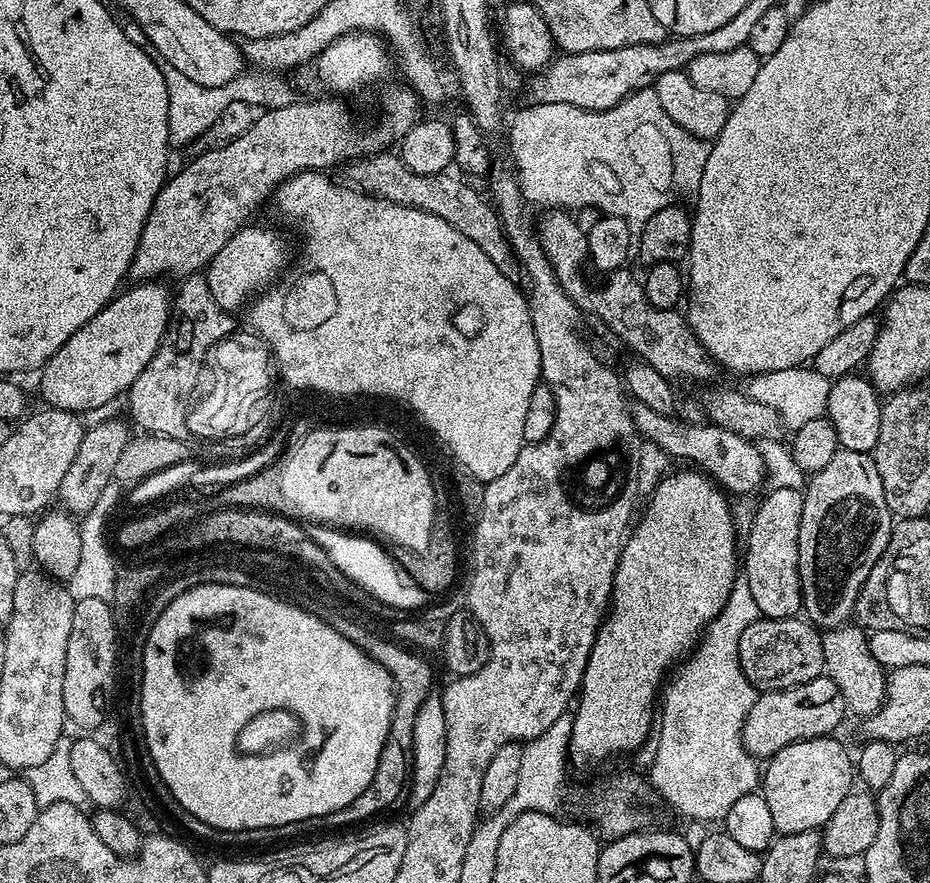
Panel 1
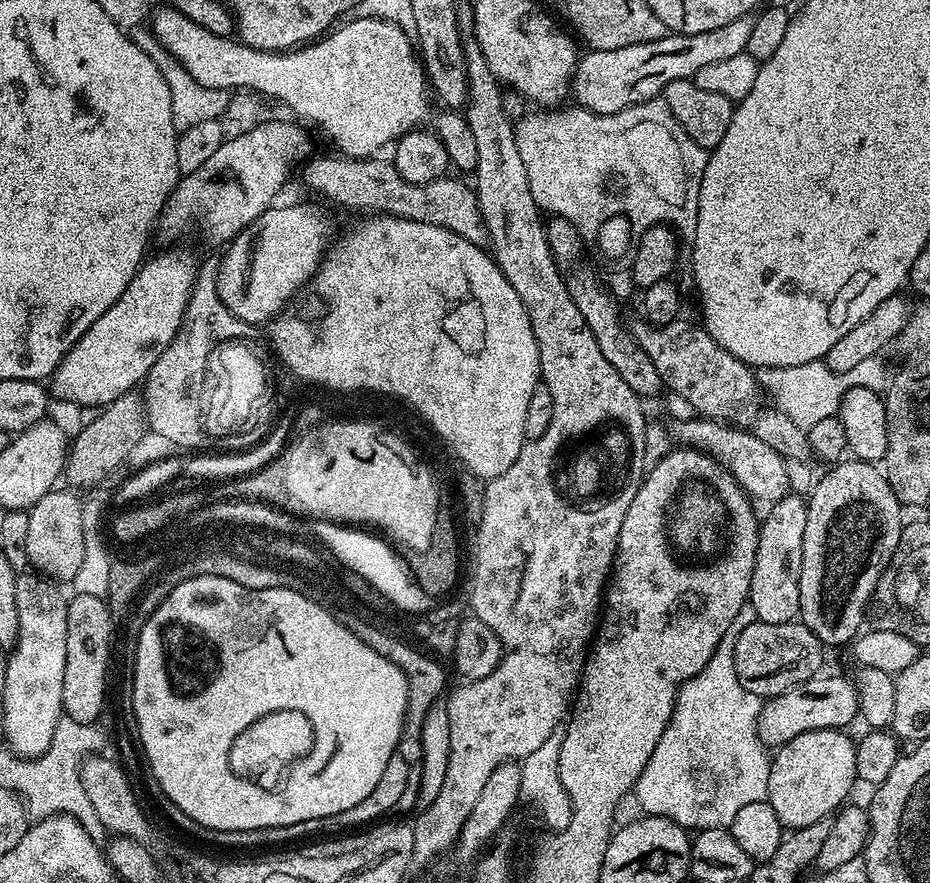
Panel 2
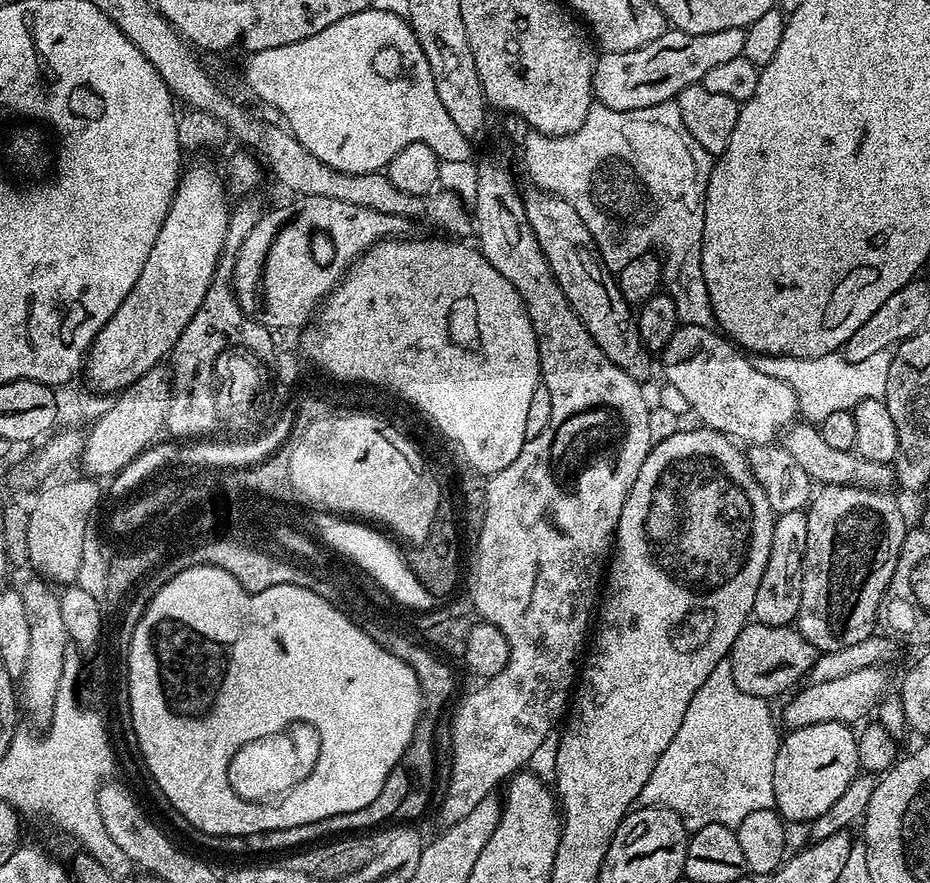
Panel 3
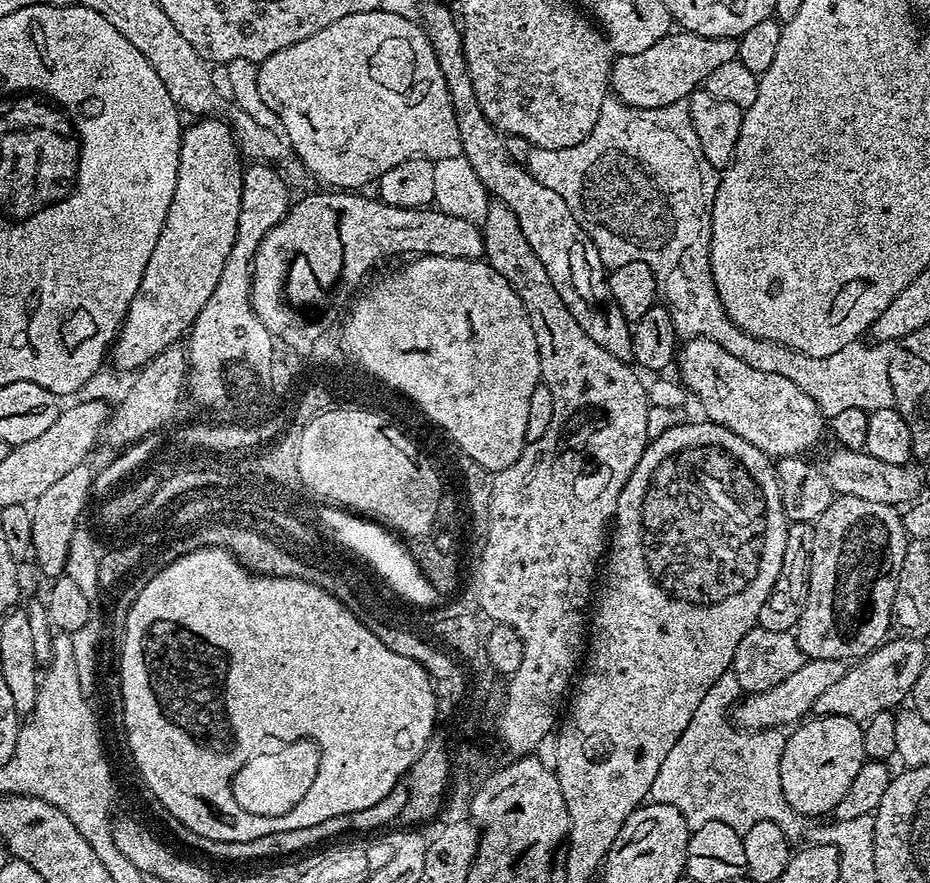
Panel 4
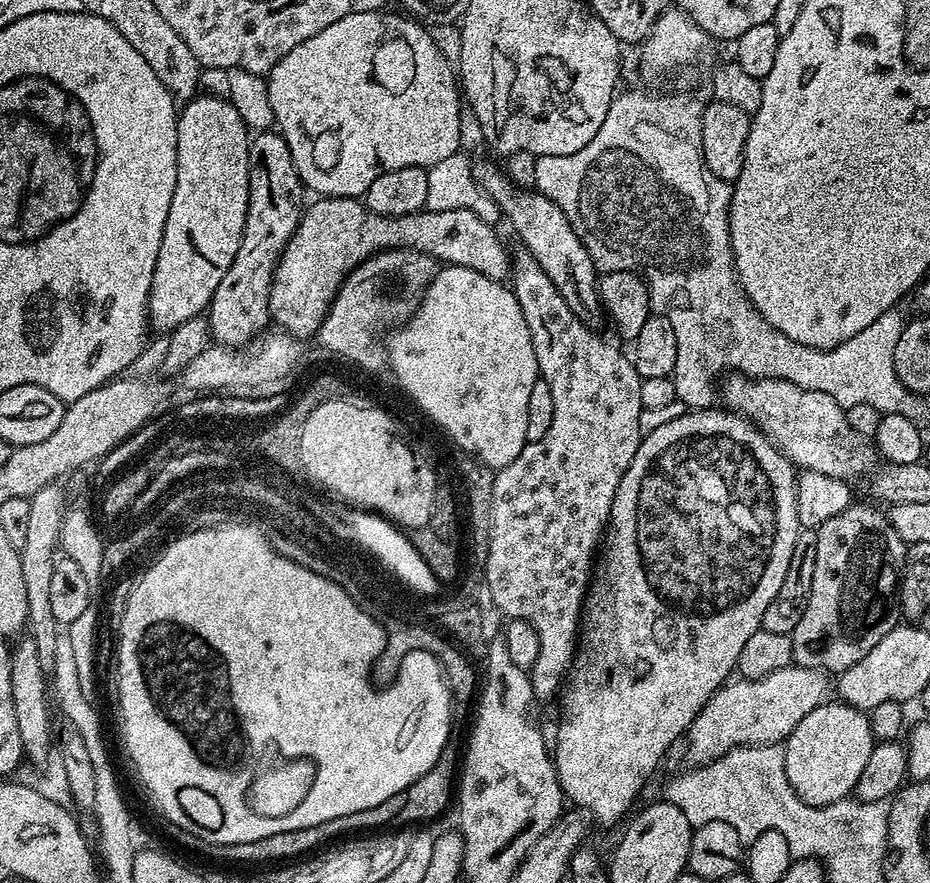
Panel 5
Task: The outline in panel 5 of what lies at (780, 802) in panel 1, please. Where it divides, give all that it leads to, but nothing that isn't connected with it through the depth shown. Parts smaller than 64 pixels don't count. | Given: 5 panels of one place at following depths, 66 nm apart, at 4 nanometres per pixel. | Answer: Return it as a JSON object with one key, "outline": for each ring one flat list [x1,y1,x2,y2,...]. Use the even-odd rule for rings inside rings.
{"outline":[[825,702,810,710,810,714,806,714,806,718,802,718,798,726,794,726,794,730,782,744,786,778,794,794,798,794,798,798,802,798,802,802,810,806,826,806,849,799,856,791,858,778,866,767,866,758,870,758,874,747,869,717,859,708,843,702,835,703]]}

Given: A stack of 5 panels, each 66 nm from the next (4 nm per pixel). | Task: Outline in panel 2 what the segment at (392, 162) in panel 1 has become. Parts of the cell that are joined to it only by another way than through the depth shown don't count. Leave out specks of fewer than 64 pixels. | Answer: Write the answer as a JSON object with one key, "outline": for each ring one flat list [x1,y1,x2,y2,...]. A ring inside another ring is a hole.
{"outline":[[316,154,302,164,305,186,312,192,321,192,329,200,329,205,341,204,344,208,357,208,360,214,383,214,414,222,430,222,430,226,442,226,466,238,466,242,481,246,488,244,488,231,482,210,478,206,478,198,475,191,469,185,467,188,462,181,441,178,434,182,415,184,406,182,406,178,398,174,391,159,355,160,352,156,331,155]]}

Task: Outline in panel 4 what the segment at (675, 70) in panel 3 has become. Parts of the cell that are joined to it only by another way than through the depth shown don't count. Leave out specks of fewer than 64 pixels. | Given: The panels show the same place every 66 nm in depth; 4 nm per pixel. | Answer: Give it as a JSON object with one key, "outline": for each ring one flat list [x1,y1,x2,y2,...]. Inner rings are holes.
{"outline":[[683,30,671,32,668,33,666,38,659,39,654,46,650,46,649,50,644,51,642,54,617,57,612,64,609,85,617,99,635,108,660,109,662,106,681,103,703,85,705,78,710,76,711,71,715,67,736,60,738,46,739,41,735,37,730,39,712,39]]}

